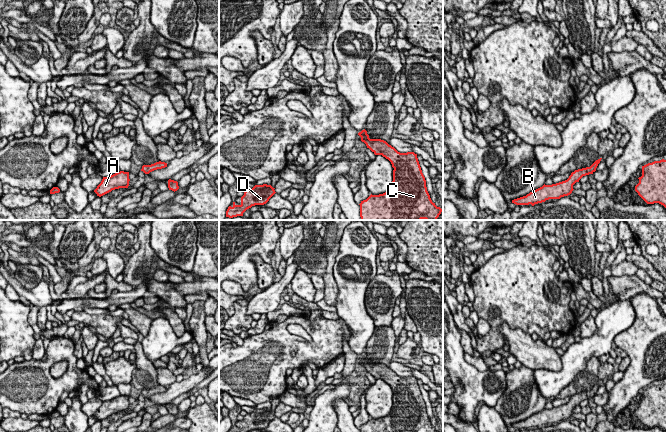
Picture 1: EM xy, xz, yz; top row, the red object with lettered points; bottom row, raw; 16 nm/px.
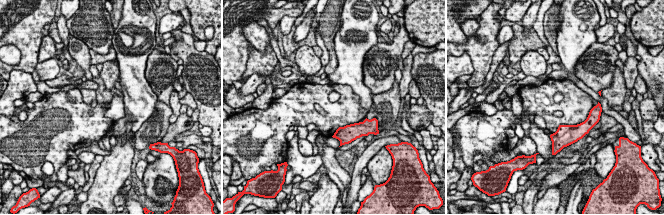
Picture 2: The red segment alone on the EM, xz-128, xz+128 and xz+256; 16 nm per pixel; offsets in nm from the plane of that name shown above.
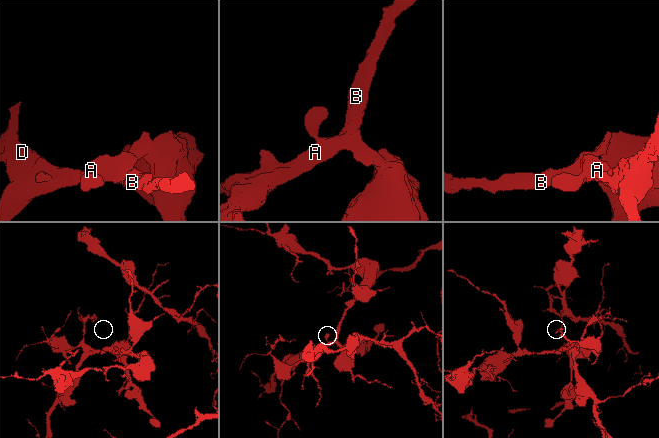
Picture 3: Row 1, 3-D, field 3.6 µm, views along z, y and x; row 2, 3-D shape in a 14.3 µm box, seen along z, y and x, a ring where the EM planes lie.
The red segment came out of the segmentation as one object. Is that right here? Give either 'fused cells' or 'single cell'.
single cell

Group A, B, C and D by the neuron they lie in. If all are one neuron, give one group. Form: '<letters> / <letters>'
A B C D

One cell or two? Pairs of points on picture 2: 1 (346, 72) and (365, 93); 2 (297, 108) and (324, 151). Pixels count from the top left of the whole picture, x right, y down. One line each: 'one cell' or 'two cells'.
1: one cell
2: two cells

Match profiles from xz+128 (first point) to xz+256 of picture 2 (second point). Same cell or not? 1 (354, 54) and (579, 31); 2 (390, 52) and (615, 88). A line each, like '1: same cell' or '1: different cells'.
1: same cell
2: different cells

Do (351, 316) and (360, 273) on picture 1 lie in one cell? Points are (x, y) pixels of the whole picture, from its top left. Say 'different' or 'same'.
same

